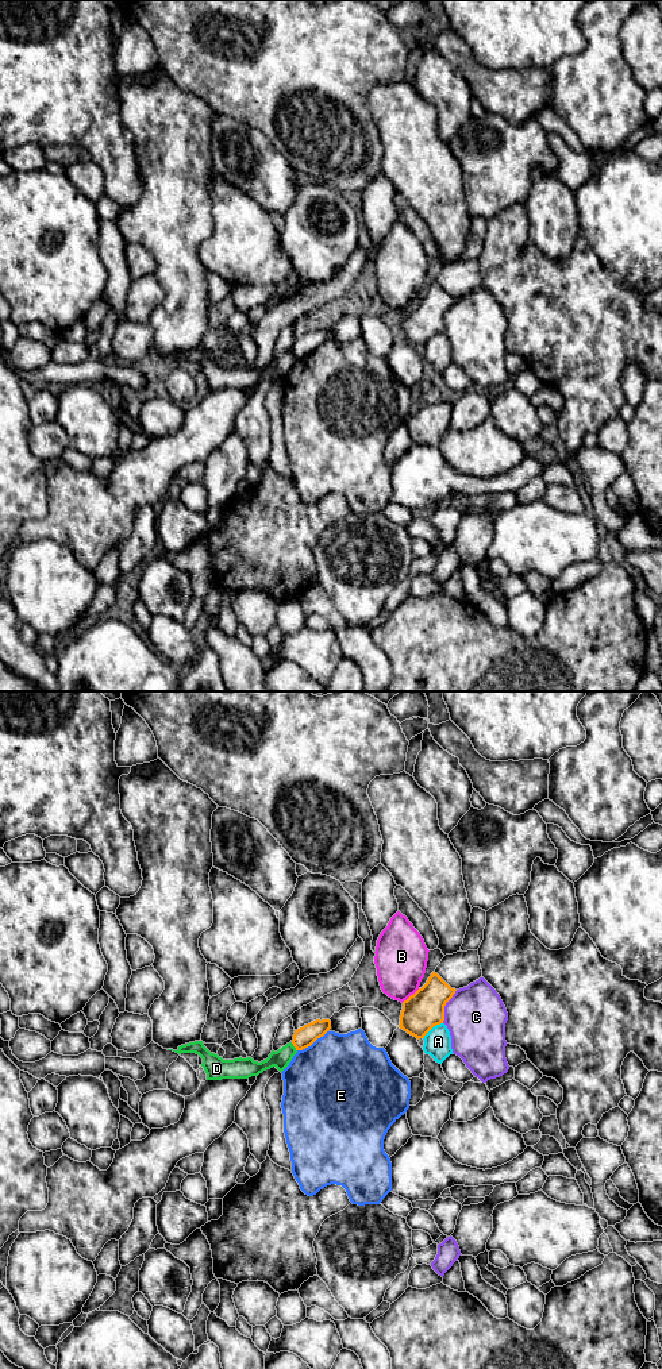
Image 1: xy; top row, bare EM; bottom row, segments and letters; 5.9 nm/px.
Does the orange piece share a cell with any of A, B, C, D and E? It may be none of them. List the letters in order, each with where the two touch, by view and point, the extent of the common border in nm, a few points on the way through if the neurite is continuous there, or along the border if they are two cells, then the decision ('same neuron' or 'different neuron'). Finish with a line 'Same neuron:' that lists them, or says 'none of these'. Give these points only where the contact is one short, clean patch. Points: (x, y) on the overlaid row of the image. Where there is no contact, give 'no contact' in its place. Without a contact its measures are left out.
A: xy (431, 1028) | 160 nm | different neuron
B: xy (411, 995) | 140 nm | different neuron
C: xy (445, 1005) | 220 nm | different neuron
D: xy (293, 1045) | 70 nm | along xy (291, 1042), (296, 1051) | different neuron
E: xy (312, 1042) | 220 nm | different neuron
Same neuron: none of these

